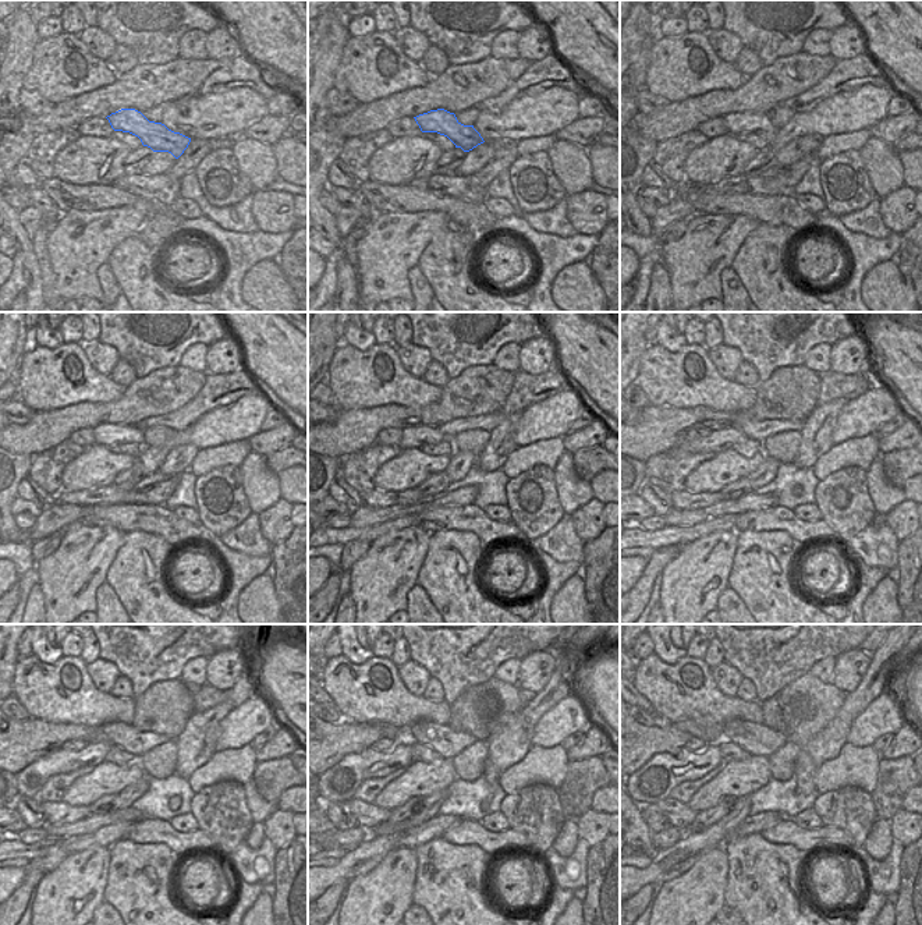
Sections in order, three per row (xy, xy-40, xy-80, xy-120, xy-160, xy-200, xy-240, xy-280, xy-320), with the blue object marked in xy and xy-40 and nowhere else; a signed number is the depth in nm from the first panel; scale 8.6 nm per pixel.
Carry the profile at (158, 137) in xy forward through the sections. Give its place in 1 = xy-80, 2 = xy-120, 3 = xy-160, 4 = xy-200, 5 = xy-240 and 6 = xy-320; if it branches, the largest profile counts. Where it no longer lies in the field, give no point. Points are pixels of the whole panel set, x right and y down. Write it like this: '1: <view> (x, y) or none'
1: xy-80 (736, 123)
2: xy-120 (106, 435)
3: xy-160 (414, 436)
4: xy-200 (719, 440)
5: xy-240 (29, 780)
6: xy-320 (653, 782)

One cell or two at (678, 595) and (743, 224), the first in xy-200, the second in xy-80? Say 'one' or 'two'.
one

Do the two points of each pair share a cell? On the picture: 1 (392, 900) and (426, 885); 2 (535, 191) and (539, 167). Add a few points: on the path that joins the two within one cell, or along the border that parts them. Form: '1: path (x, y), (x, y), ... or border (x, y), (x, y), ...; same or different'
1: border (417, 858), (412, 903); different
2: path (535, 185), (535, 173); same

